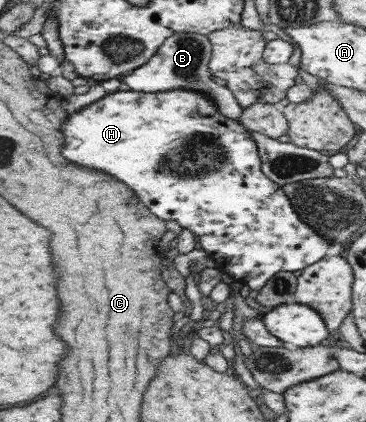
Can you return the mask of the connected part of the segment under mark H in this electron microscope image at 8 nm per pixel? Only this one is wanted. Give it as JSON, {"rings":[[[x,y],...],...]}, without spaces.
{"rings":[[[125,88],[117,93],[108,93],[96,102],[81,108],[77,112],[73,112],[69,117],[69,123],[65,123],[64,129],[65,157],[71,163],[77,163],[79,167],[89,167],[89,169],[95,169],[95,171],[101,171],[101,173],[109,173],[113,177],[117,175],[119,181],[123,181],[127,187],[133,187],[133,191],[139,195],[139,199],[155,215],[165,221],[175,221],[181,228],[193,231],[198,237],[199,248],[217,261],[217,268],[226,272],[234,281],[240,282],[242,285],[245,284],[250,289],[259,292],[267,285],[269,279],[273,278],[275,274],[279,274],[280,271],[302,271],[314,263],[320,262],[321,259],[336,253],[338,249],[338,244],[333,239],[329,239],[327,235],[321,235],[310,224],[304,223],[300,213],[293,207],[288,192],[265,175],[263,159],[260,155],[260,145],[257,143],[257,139],[253,137],[253,132],[245,127],[243,123],[225,117],[221,113],[221,109],[217,107],[217,103],[213,99],[209,99],[205,93],[177,89],[175,91],[161,91],[161,93],[143,95],[141,91],[131,91]]]}

